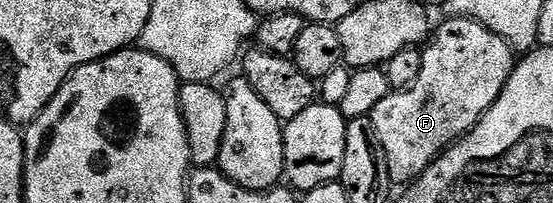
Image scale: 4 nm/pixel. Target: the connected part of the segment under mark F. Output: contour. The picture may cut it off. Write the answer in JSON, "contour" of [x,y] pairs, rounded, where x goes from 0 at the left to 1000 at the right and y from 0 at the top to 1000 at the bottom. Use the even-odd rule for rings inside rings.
{"contour":[[[812,79],[807,94],[792,148],[788,133],[781,153],[779,202],[761,246],[765,335],[758,335],[750,414],[734,443],[707,453],[685,493],[671,567],[678,650],[685,665],[685,709],[693,709],[693,754],[700,764],[700,847],[712,921],[743,906],[799,749],[810,739],[839,660],[854,650],[859,611],[866,611],[872,571],[892,527],[895,493],[902,493],[931,320],[928,232],[873,118],[855,89]]]}

